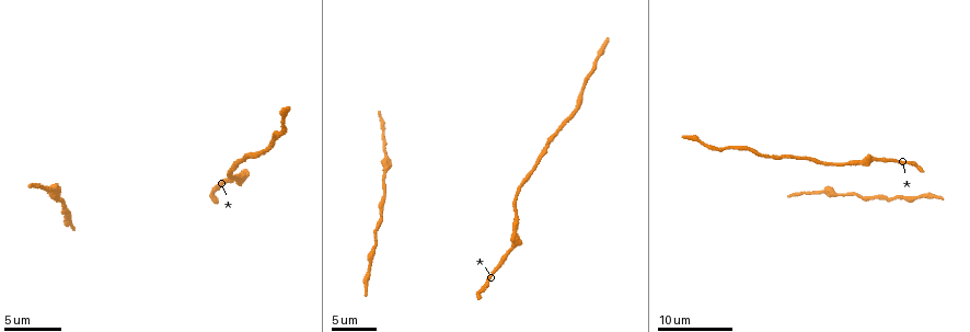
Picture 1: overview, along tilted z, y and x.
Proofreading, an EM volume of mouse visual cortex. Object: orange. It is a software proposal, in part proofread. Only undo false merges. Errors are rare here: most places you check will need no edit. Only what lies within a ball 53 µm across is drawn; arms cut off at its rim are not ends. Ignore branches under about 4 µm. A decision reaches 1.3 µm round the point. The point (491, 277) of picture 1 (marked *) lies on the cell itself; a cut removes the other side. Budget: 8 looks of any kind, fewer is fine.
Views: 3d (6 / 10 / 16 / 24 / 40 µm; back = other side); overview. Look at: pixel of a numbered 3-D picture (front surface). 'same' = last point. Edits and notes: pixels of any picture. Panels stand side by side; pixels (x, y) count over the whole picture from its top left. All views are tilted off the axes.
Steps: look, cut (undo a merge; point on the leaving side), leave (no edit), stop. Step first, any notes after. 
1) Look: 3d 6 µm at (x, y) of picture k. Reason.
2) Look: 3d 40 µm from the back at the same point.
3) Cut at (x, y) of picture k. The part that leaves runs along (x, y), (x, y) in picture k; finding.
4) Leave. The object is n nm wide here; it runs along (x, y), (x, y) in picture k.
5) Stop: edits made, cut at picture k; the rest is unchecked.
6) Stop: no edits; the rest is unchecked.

Look: 3d 6 µm at (228, 172) of picture 1. Thick turns thin.

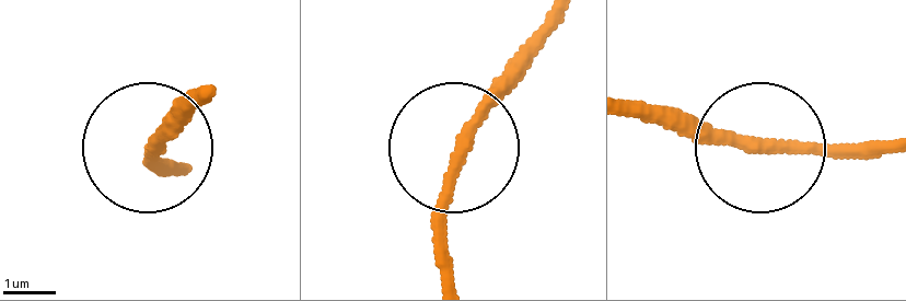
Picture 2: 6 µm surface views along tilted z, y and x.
Leave. It runs along (886, 146), (716, 148), (641, 116) in picture 2; one cell here.

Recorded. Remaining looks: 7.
Look: 3d 6 µm at (49, 189) of picture 1.

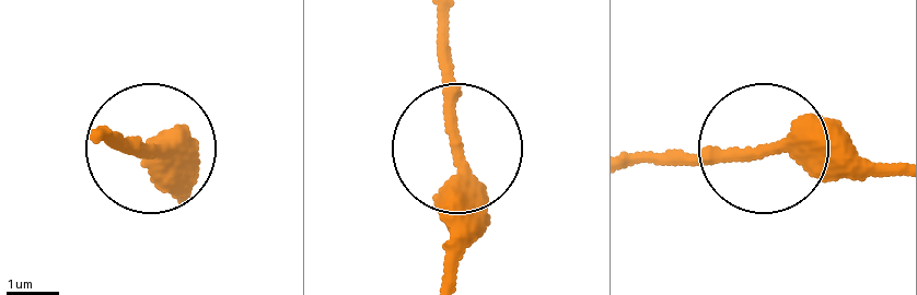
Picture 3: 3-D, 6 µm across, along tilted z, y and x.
Leave. The object is 290 nm wide here; continuous, no second cell.

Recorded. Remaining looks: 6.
Look: 3d 10 µm at (582, 97) of picture 1. Thick turns thin.

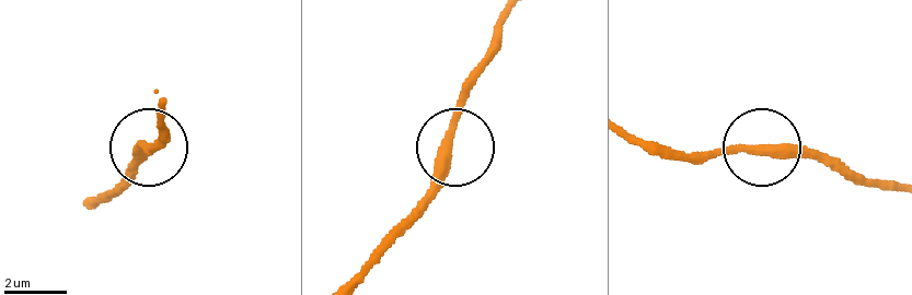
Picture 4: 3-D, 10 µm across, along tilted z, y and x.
Look: 3d 10 µm from the back at (758, 148) of picture 4. Other side.

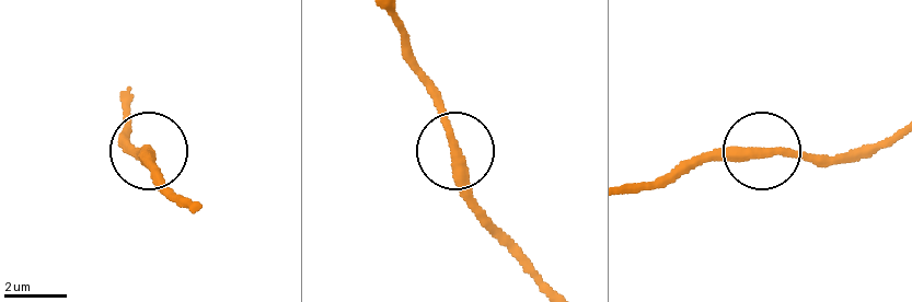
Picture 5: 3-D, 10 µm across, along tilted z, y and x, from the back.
Leave. It runs along (549, 282), (480, 205), (439, 95), (414, 58) in picture 5; all the same cell.

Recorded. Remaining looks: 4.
Stop: no edits; the rest is unchecked.

